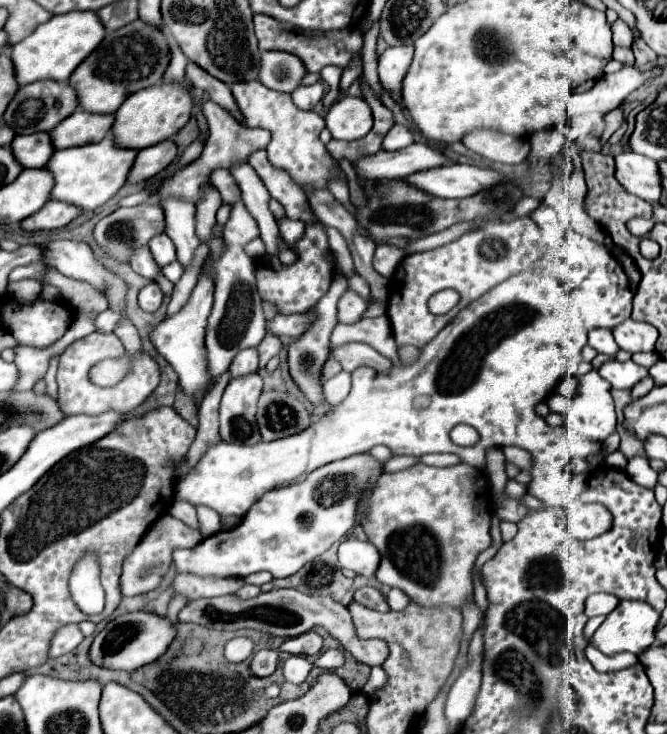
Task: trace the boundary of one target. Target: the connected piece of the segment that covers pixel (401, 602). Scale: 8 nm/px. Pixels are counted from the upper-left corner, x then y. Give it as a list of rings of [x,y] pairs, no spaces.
[[[392,588],[392,590],[388,592],[386,600],[388,600],[388,606],[390,606],[392,610],[404,610],[404,608],[408,606],[408,602],[410,602],[410,598],[408,598],[402,590],[398,590],[398,588]]]

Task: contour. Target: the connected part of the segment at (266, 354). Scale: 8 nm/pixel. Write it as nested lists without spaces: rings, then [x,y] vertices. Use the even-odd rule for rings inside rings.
[[[266,334],[262,344],[258,344],[258,352],[260,352],[260,368],[264,368],[268,364],[270,358],[278,356],[282,352],[284,344],[278,336],[272,336],[272,334]]]

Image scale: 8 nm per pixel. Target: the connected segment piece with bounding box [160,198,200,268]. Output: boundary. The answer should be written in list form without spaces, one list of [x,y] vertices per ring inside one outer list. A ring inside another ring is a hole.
[[[160,198],[160,206],[162,206],[164,216],[166,216],[166,230],[164,232],[172,238],[172,242],[176,246],[178,262],[182,262],[184,268],[186,268],[192,260],[192,254],[194,254],[196,246],[200,244],[198,238],[196,238],[196,232],[194,232],[194,204],[186,202],[186,200],[180,200],[180,198]]]

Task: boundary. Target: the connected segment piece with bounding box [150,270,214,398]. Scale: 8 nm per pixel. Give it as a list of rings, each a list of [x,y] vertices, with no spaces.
[[[208,270],[200,272],[198,284],[192,290],[192,296],[188,300],[188,304],[172,318],[160,322],[156,326],[156,330],[150,334],[156,350],[172,364],[172,368],[178,372],[180,376],[180,386],[182,390],[194,398],[196,392],[202,392],[202,388],[208,386],[210,376],[206,370],[206,350],[204,350],[204,326],[206,326],[206,318],[212,310],[212,296],[214,296],[214,278]]]

